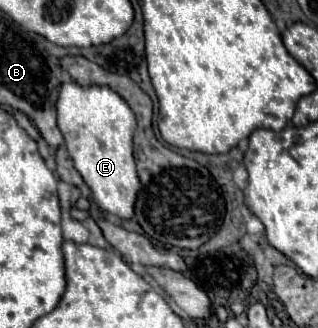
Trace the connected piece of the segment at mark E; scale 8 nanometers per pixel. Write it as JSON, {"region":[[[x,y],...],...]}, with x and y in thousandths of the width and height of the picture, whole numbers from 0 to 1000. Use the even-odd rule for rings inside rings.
{"region":[[[214,247],[195,253],[182,284],[176,345],[182,393],[201,412],[233,509],[289,576],[302,625],[352,655],[371,655],[377,668],[409,668],[421,655],[421,613],[440,552],[415,473],[428,369],[403,314],[333,259],[258,265],[239,247]]]}

